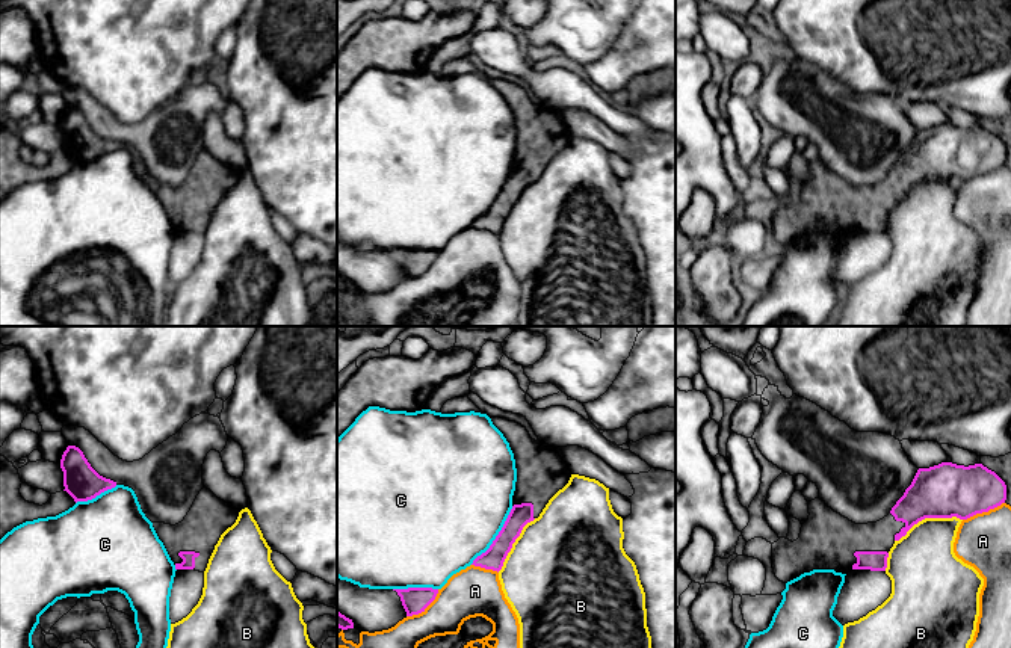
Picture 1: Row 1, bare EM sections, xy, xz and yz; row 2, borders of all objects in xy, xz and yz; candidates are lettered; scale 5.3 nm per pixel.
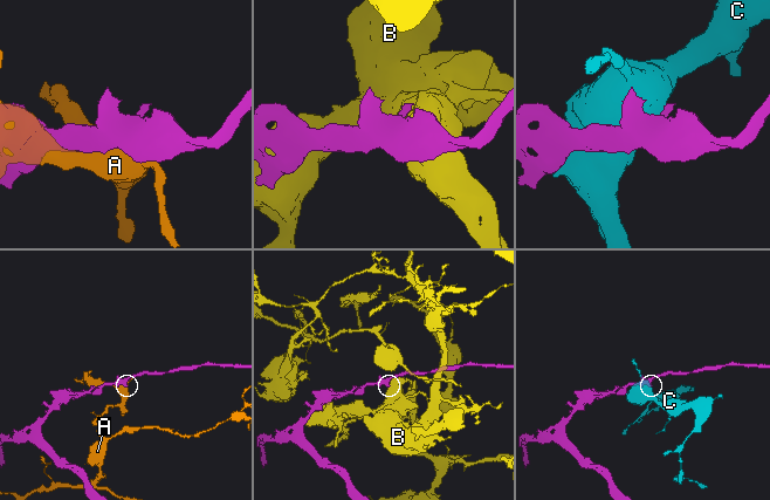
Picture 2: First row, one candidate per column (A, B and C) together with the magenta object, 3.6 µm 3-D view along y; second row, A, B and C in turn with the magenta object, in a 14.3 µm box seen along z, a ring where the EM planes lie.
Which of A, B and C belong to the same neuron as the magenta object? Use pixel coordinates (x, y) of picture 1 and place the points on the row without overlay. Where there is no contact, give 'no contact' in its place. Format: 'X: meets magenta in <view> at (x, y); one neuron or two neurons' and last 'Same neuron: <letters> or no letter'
A: meets magenta in yz at (983, 172); two neurons
B: meets magenta in yz at (928, 178); two neurons
C: meets magenta in xz at (496, 198); two neurons
Same neuron: no letter

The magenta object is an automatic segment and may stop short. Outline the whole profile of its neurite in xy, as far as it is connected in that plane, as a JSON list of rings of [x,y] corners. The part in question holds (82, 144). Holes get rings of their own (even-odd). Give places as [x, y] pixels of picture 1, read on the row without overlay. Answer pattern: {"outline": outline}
{"outline": [[[68,107],[60,121],[63,148],[74,163],[88,163],[116,148],[116,143],[100,137],[88,124],[83,113]]]}

